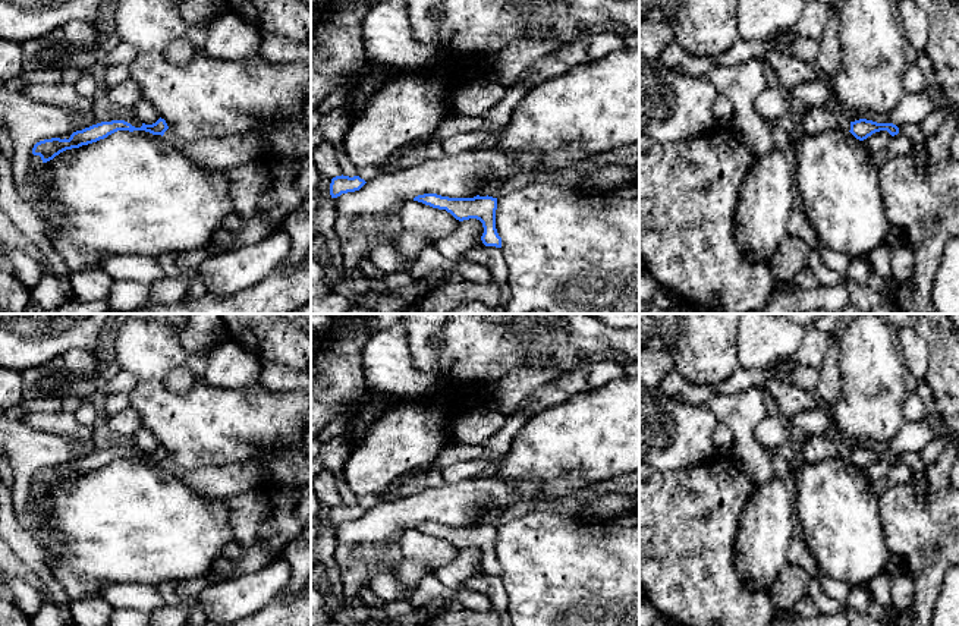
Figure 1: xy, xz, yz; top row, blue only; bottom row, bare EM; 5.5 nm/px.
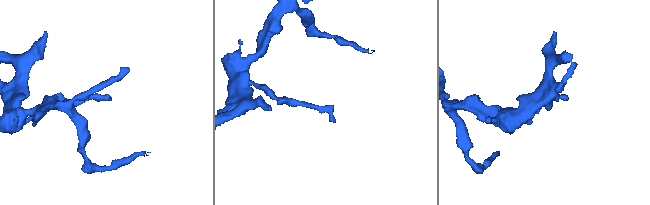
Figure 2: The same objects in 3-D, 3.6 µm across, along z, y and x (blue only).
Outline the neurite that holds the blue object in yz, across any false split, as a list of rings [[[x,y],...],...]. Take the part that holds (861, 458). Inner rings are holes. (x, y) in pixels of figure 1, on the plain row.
[[[859,447],[855,450],[850,450],[850,462],[859,468],[864,469],[868,465],[871,465],[875,460],[880,459],[887,459],[892,465],[899,462],[899,456],[893,452],[877,452],[872,449],[867,449],[867,447]]]

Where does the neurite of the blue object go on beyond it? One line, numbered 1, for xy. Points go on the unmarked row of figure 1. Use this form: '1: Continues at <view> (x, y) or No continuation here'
1: No continuation here

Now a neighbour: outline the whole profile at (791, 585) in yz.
[[[787,564],[780,570],[770,591],[779,611],[793,610],[808,592],[808,575],[802,569]]]

